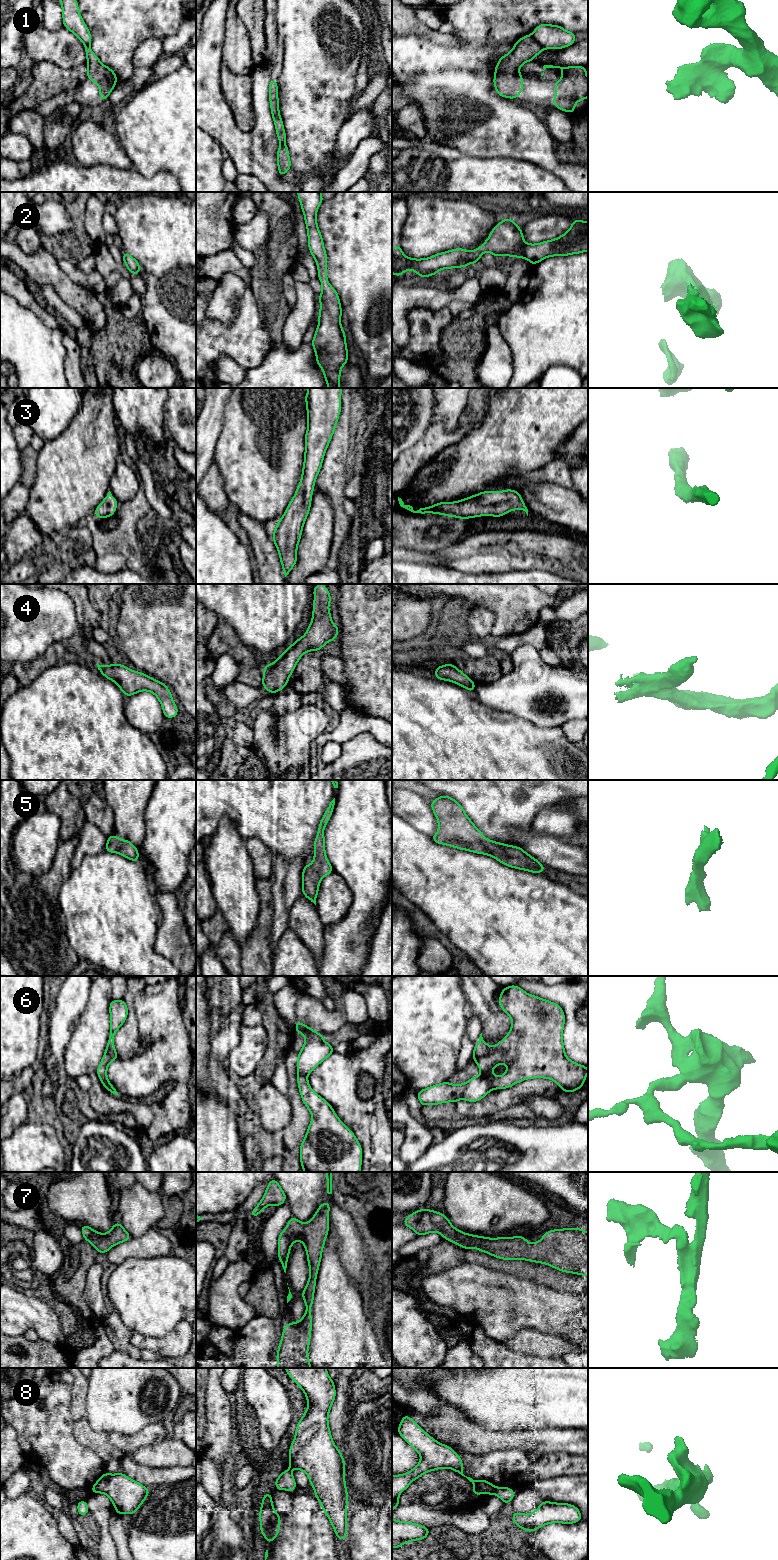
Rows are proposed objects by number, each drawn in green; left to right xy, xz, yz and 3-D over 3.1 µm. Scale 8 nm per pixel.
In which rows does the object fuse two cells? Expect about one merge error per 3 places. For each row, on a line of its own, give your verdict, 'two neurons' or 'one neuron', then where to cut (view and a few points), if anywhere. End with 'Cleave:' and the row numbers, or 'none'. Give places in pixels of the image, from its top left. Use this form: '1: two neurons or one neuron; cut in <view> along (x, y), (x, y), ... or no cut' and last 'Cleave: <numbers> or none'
1: two neurons; cut in yz along (531, 35), (542, 48)
2: one neuron; no cut
3: one neuron; no cut
4: one neuron; no cut
5: one neuron; no cut
6: two neurons; cut in yz along (481, 1073), (488, 1078), (493, 1088)
7: one neuron; no cut
8: two neurons; cut in yz along (496, 1488), (493, 1492)
Cleave: 1, 6, 8

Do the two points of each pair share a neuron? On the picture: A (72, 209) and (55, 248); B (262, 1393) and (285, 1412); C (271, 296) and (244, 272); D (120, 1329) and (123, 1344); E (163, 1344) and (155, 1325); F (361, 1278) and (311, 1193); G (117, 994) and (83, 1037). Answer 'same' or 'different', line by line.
A: same
B: same
C: different
D: same
E: different
F: same
G: different

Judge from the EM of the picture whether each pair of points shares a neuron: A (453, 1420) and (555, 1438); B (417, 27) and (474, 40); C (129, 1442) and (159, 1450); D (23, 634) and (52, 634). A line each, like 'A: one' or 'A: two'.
A: one
B: two
C: two
D: one

